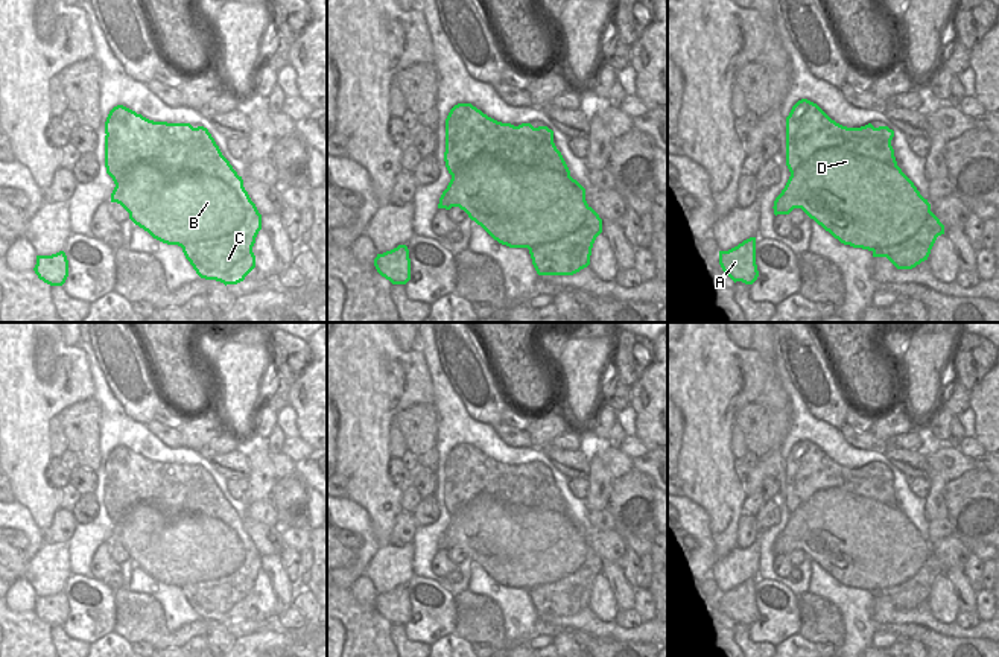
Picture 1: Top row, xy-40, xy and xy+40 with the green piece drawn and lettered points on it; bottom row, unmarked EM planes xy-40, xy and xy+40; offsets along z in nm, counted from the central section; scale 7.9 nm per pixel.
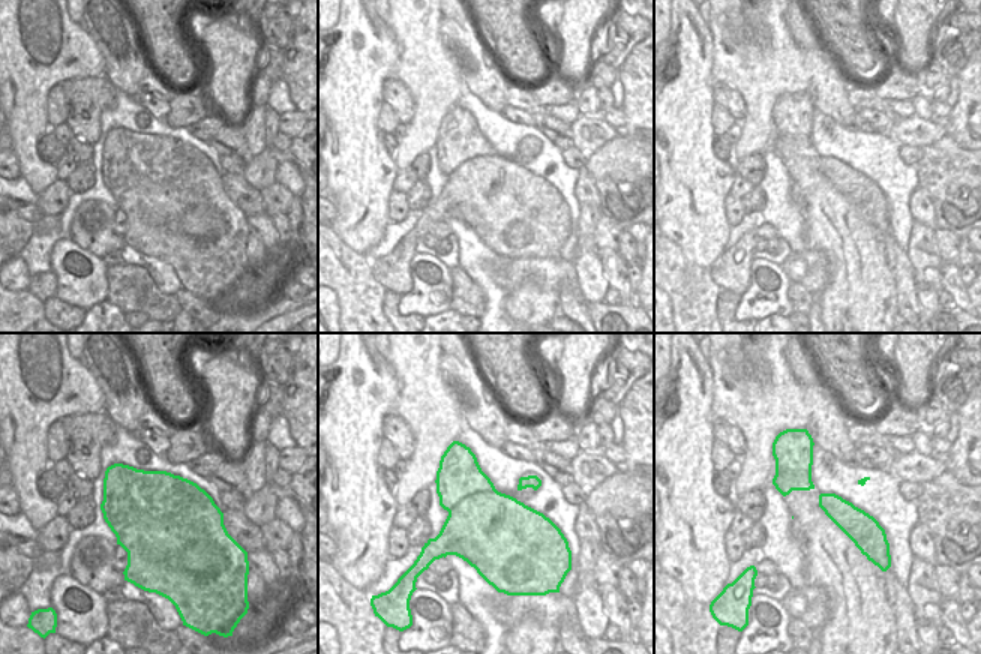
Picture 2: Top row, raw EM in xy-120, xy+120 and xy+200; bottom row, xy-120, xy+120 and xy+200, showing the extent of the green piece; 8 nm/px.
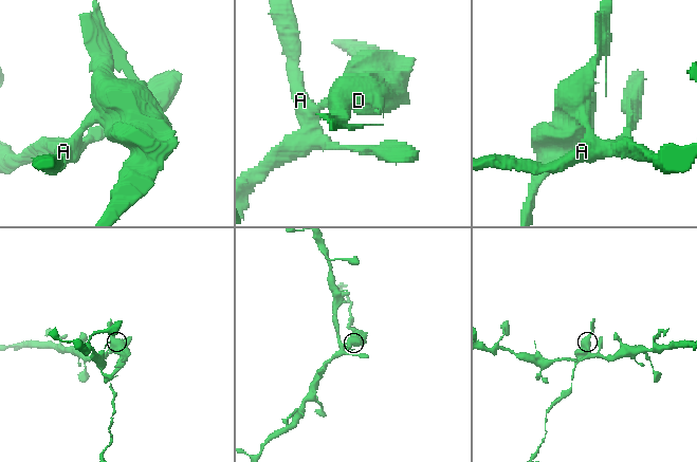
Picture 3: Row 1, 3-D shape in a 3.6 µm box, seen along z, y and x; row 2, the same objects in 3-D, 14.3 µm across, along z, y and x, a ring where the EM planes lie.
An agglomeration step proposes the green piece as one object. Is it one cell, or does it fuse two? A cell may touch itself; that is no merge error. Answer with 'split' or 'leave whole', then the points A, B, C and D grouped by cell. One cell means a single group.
split; A B D / C

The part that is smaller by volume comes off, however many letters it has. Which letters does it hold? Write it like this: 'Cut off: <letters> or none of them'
Cut off: C

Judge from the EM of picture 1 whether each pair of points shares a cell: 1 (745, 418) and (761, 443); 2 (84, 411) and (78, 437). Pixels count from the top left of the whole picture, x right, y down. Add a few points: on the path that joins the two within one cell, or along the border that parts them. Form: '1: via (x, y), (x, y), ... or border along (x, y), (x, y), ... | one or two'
1: via (751, 425), (756, 429), (756, 437) | one
2: via (82, 417), (81, 431) | one

